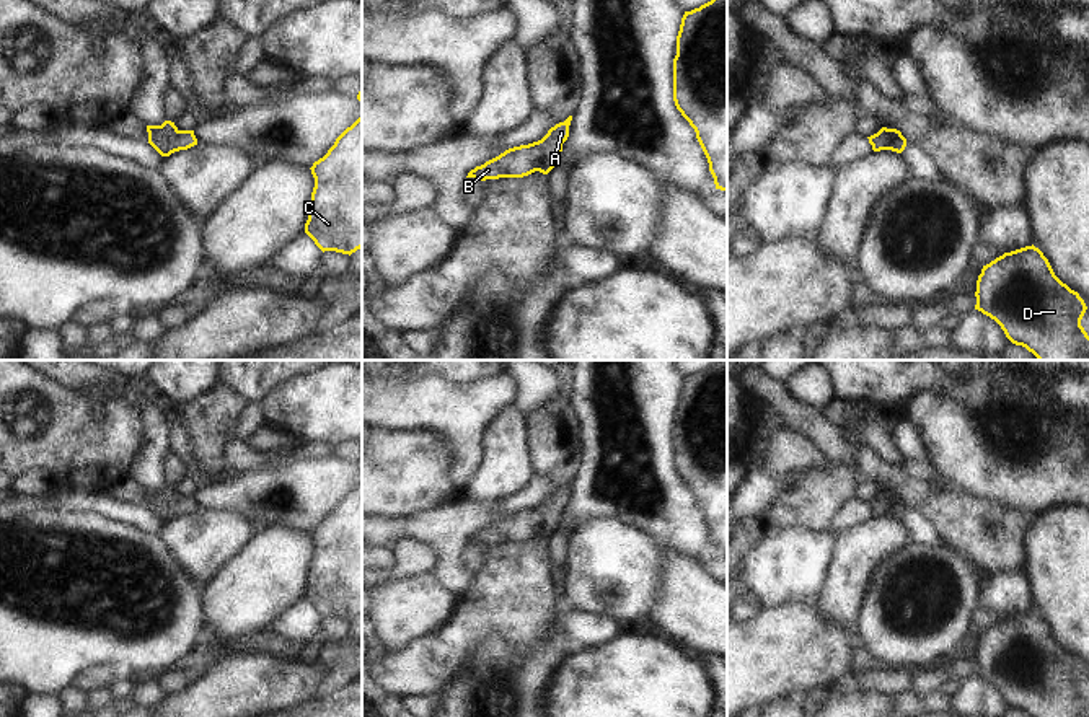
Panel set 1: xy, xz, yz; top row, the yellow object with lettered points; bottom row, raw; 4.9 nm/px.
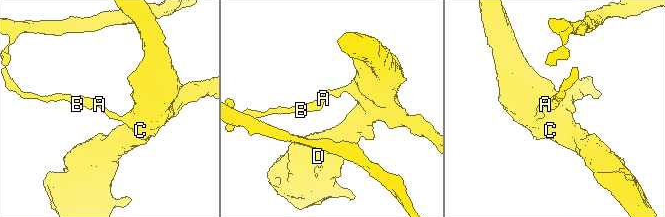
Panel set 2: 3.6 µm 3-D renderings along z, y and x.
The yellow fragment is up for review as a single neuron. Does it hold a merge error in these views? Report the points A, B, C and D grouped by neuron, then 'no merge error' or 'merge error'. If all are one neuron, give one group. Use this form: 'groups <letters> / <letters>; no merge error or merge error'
groups A B C D; no merge error

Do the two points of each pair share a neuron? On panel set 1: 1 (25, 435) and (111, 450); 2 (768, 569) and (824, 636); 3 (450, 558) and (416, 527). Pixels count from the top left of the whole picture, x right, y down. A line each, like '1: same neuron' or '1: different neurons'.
1: same neuron
2: different neurons
3: same neuron

